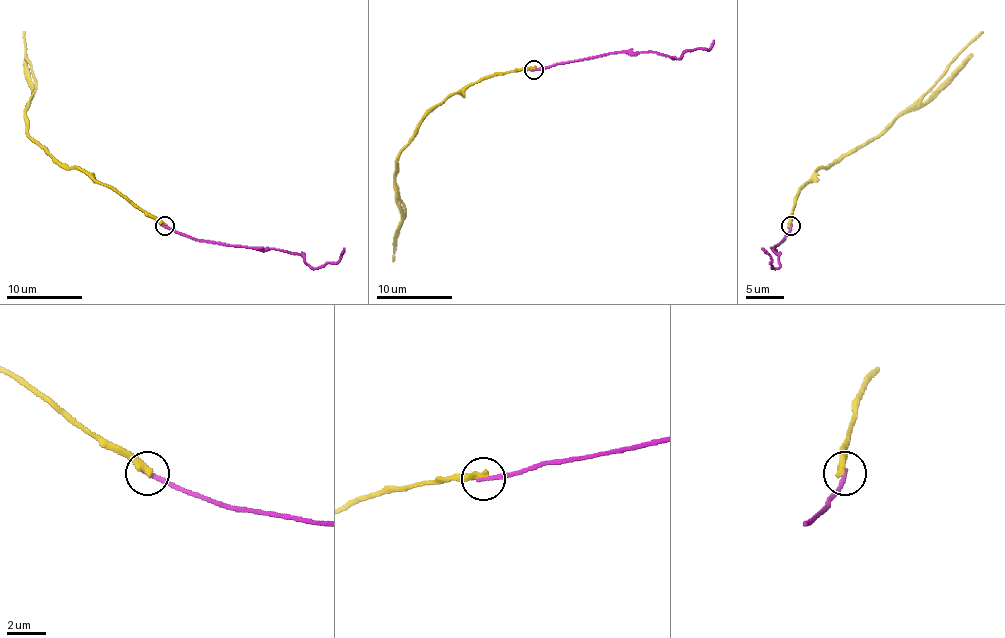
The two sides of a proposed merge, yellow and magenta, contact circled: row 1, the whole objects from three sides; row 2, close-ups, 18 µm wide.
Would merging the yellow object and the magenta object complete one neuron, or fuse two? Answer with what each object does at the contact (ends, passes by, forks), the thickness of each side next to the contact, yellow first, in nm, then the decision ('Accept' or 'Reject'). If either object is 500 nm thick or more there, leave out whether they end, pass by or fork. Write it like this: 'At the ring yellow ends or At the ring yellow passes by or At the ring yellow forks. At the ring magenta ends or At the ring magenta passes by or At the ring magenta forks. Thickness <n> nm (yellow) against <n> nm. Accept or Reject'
At the ring yellow ends. At the ring magenta ends. Thickness 440 nm (yellow) against 240 nm. Reject

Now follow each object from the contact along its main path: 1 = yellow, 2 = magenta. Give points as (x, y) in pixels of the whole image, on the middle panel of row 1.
1: (533, 69), (495, 73), (448, 95), (423, 118), (397, 162), (395, 188), (404, 215), (395, 238), (395, 261)
2: (533, 69), (605, 54), (649, 52), (681, 56), (696, 48), (708, 50), (713, 40)

